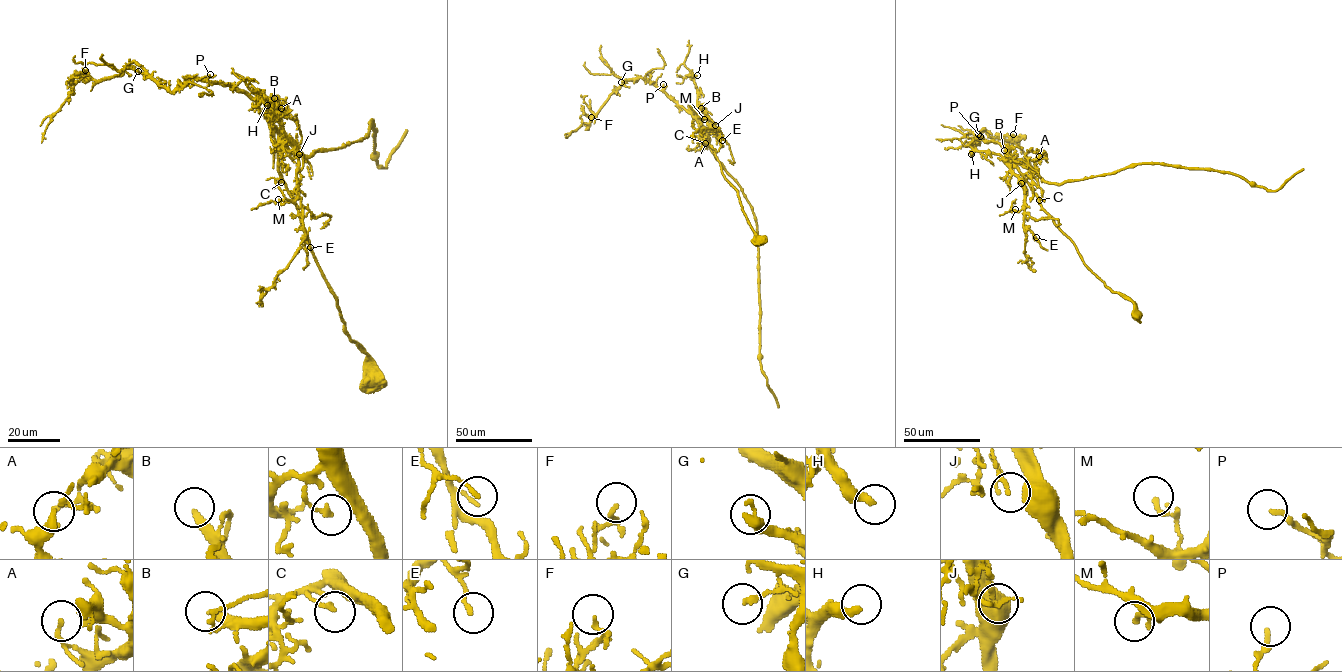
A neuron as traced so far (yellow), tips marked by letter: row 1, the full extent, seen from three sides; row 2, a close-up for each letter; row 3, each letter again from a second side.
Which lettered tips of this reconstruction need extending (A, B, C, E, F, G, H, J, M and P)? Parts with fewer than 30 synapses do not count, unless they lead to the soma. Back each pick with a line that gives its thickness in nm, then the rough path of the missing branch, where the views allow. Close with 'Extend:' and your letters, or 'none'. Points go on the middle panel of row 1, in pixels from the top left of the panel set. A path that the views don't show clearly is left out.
H: Thickness 360 nm. Course of what is missing: (697, 75), (701, 59), (699, 35), (706, 31), (707, 39)
Extend: H

